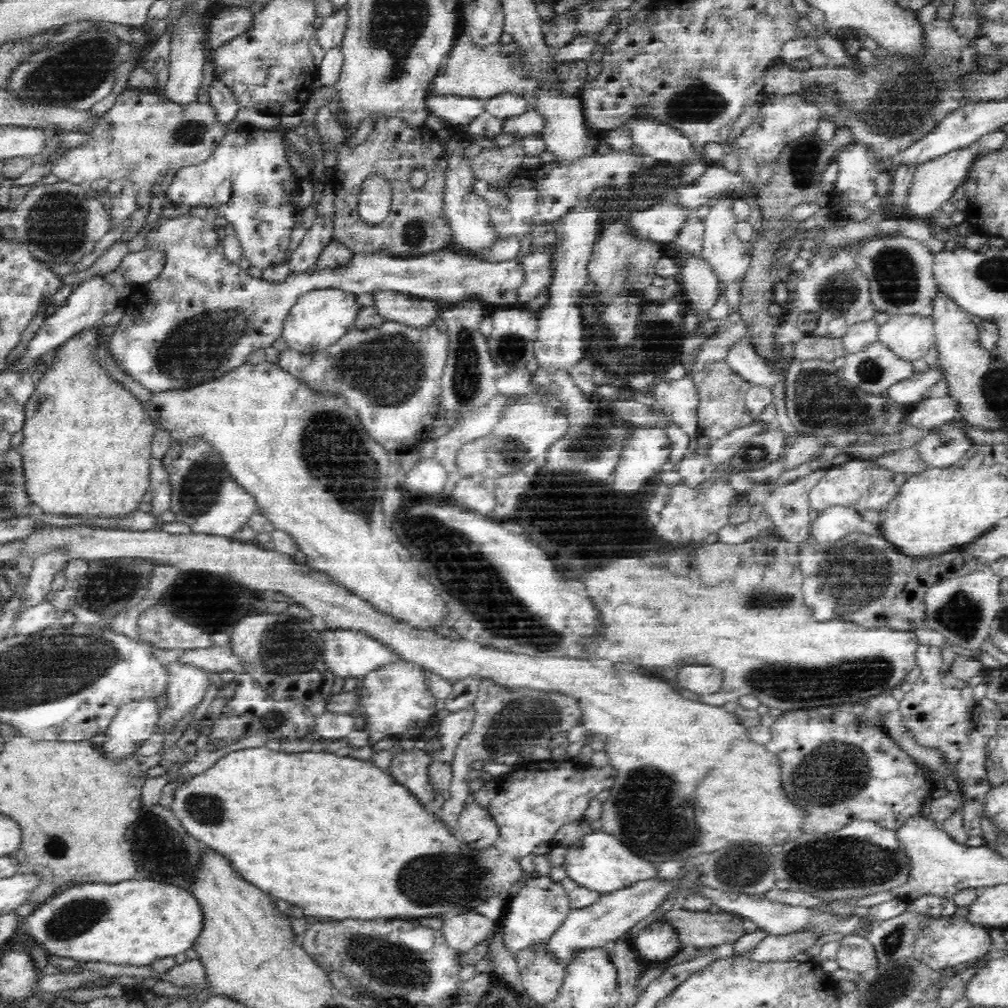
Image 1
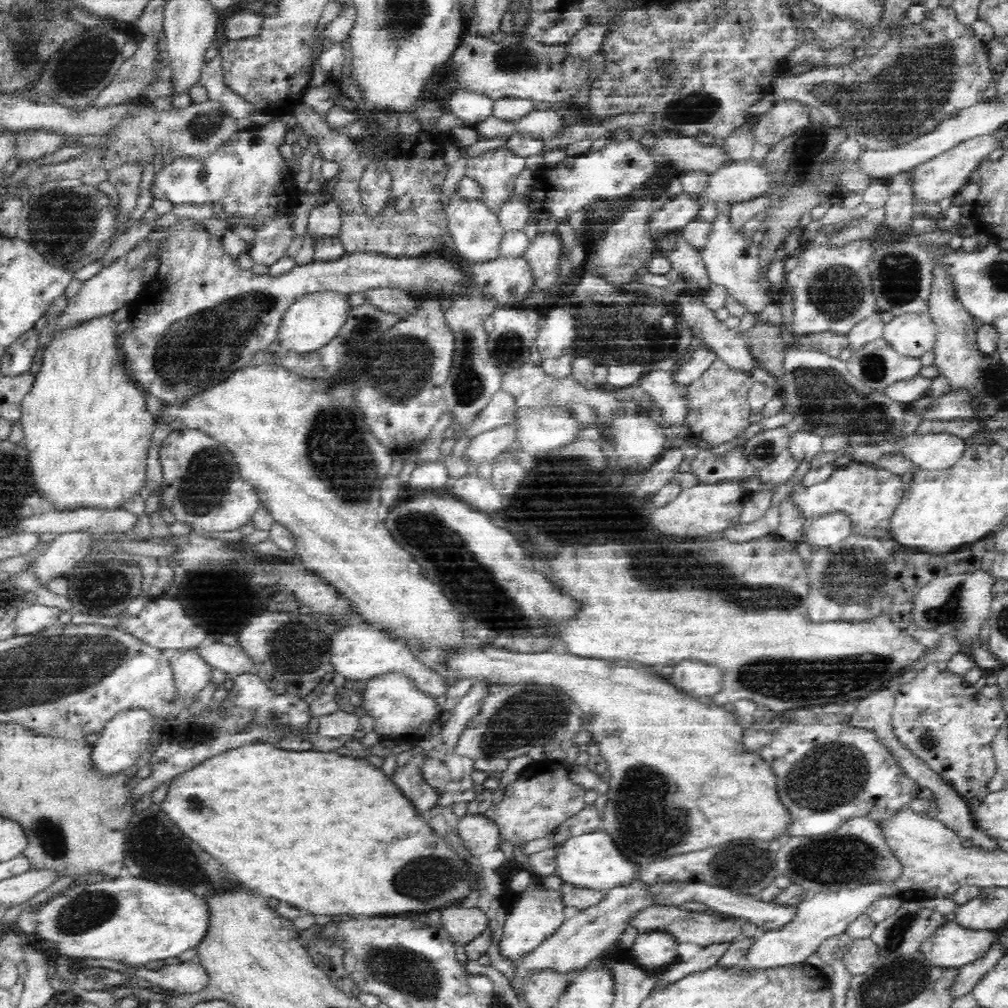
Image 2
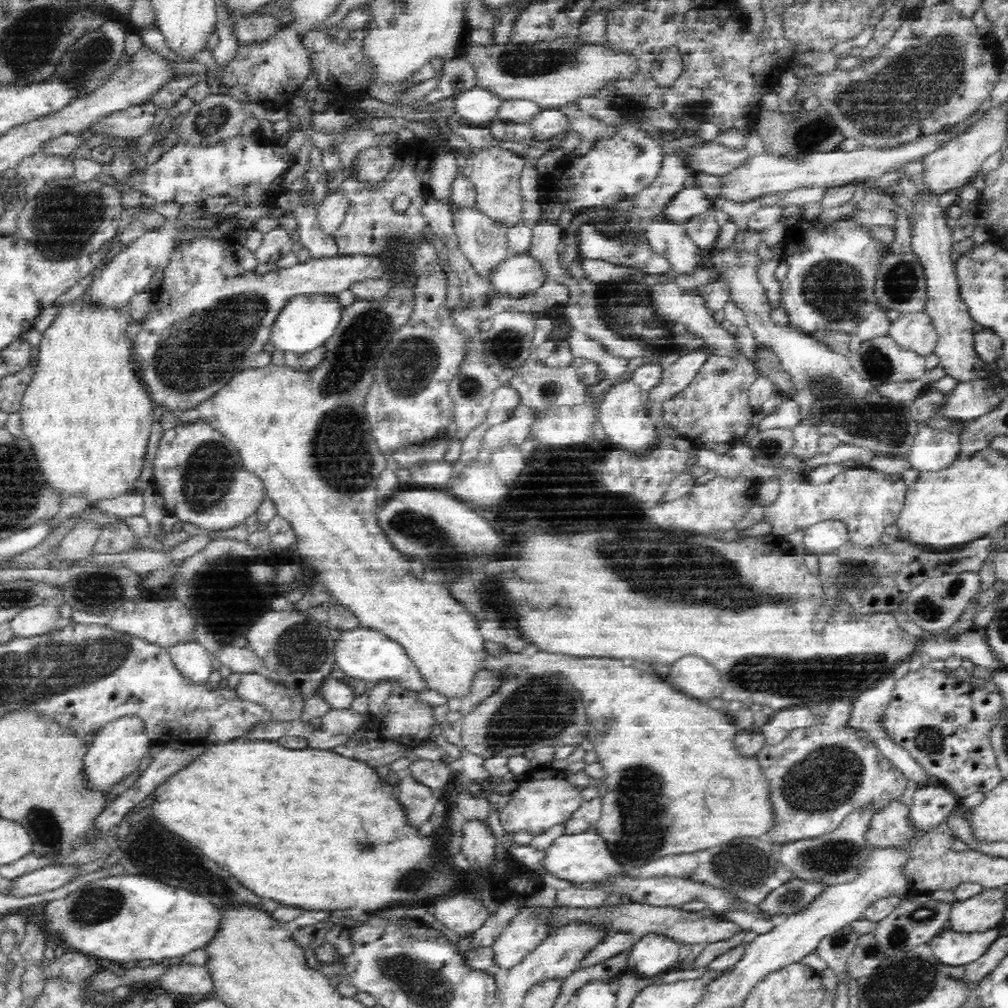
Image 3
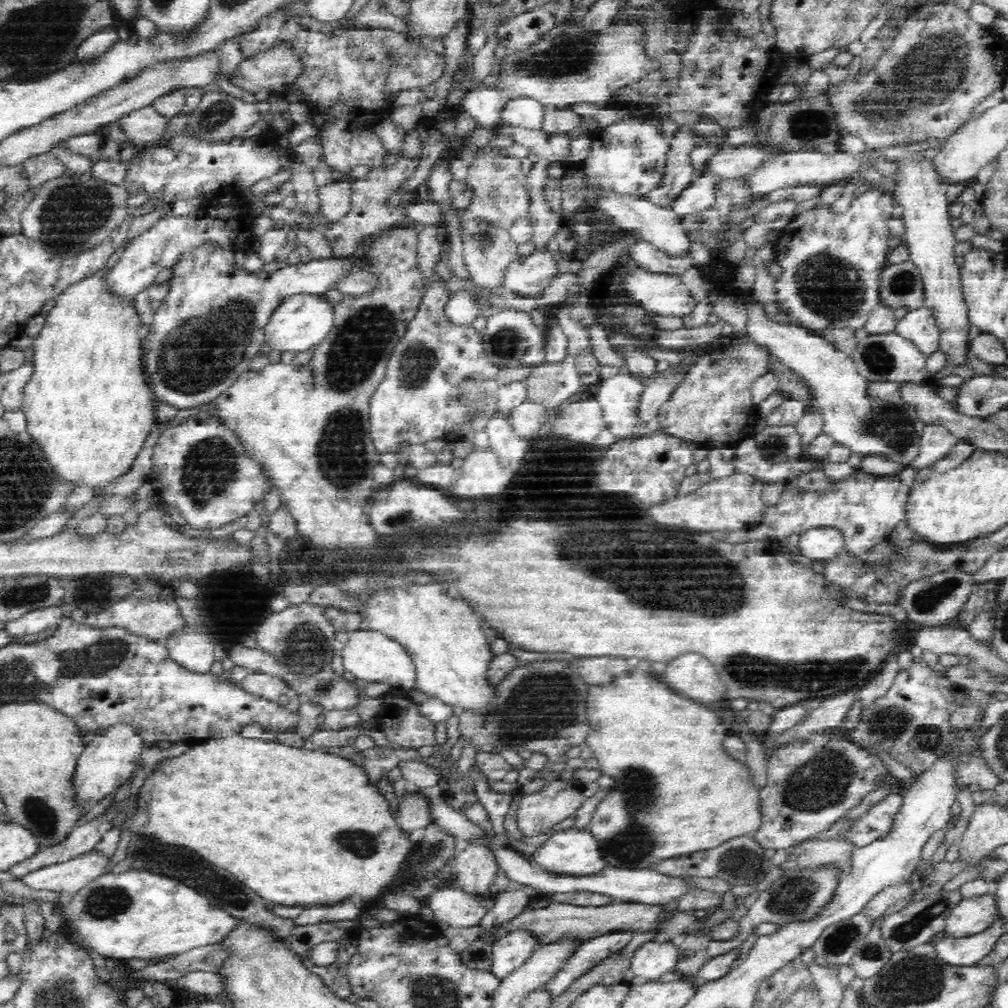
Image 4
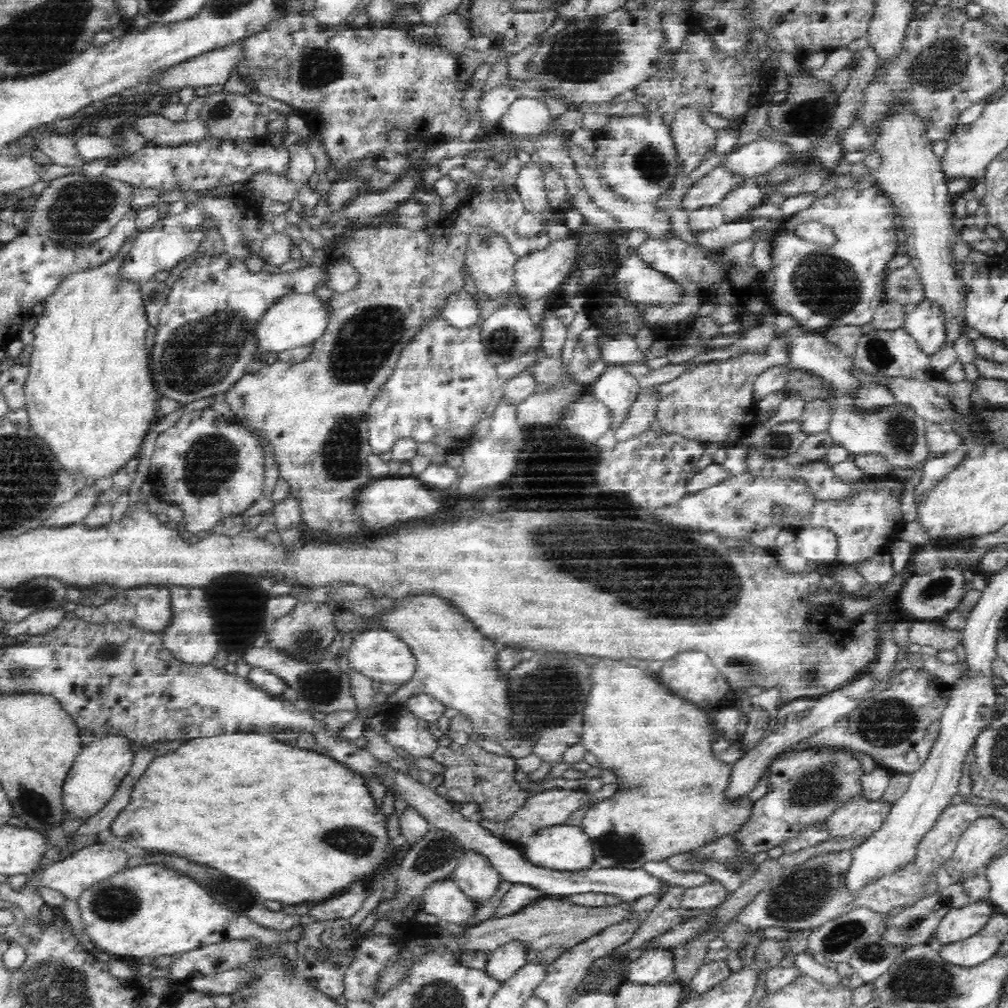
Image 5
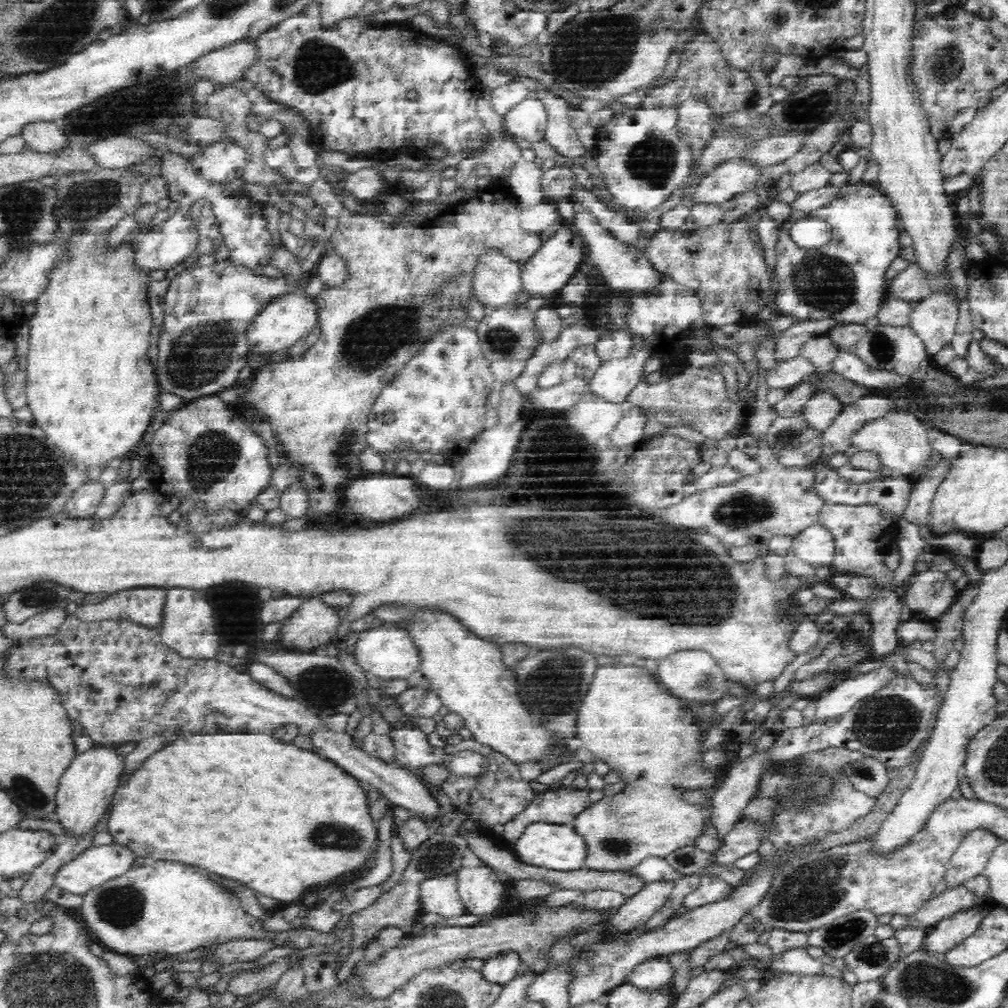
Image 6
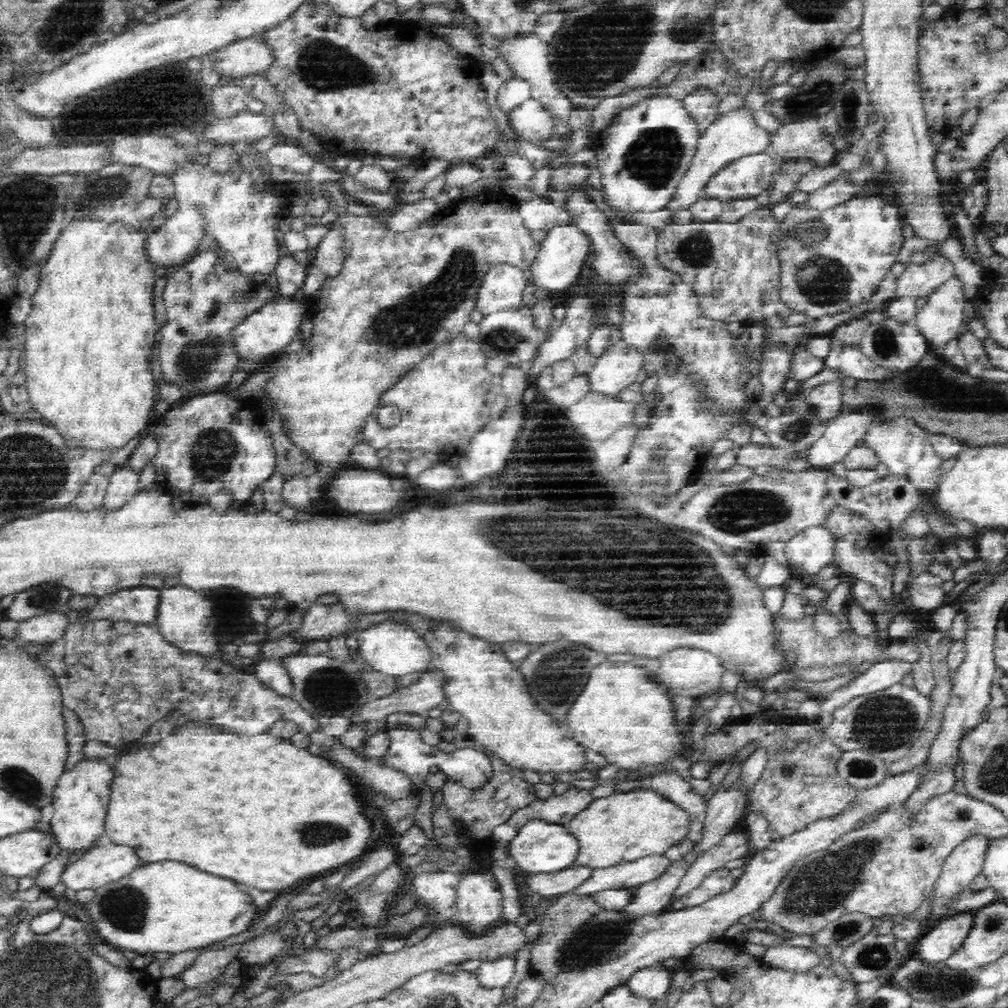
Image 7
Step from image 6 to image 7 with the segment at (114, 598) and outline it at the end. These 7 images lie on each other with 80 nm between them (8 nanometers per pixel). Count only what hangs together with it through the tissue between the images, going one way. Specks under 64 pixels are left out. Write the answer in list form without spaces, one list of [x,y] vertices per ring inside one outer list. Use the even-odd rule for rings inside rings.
[[[128,587],[98,597],[94,616],[113,622],[151,624],[157,612],[159,590],[154,587]]]

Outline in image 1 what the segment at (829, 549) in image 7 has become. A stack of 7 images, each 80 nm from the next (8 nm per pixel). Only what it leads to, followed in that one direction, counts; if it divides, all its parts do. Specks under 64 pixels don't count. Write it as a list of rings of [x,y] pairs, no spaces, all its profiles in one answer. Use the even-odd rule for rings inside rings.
[[[838,505],[821,511],[808,528],[810,540],[818,544],[832,544],[854,530],[884,536],[881,526],[869,521],[860,522],[858,513]]]

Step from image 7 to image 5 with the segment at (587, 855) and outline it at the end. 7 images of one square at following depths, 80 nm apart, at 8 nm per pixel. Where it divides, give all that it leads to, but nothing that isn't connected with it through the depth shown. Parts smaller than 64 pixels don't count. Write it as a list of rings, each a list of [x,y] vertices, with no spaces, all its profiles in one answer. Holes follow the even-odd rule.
[[[604,660],[600,664],[594,665],[592,670],[592,687],[590,699],[586,702],[586,707],[582,710],[582,740],[584,749],[592,753],[598,758],[599,762],[603,764],[606,769],[611,770],[617,776],[617,791],[609,798],[604,798],[599,802],[594,803],[580,818],[580,829],[590,838],[590,849],[592,849],[592,864],[590,867],[594,868],[627,868],[630,870],[638,869],[646,860],[662,860],[668,858],[674,852],[682,852],[682,850],[690,850],[696,848],[700,844],[704,844],[706,840],[710,840],[712,834],[722,834],[726,830],[734,831],[738,828],[738,824],[742,824],[746,820],[746,816],[751,813],[750,807],[752,804],[746,798],[741,802],[740,808],[724,807],[720,805],[720,796],[722,790],[728,782],[728,774],[730,774],[729,763],[723,763],[718,759],[712,757],[710,752],[711,743],[713,741],[714,728],[709,723],[706,715],[707,708],[694,708],[692,704],[684,702],[682,697],[676,696],[671,691],[668,692],[666,688],[662,688],[660,682],[654,680],[654,676],[650,672],[644,672],[636,666],[626,666],[620,664],[618,660]]]

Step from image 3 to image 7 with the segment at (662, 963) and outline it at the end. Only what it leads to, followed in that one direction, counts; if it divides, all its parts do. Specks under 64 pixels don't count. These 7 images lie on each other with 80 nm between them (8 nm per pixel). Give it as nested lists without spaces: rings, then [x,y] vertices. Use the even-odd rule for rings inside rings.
[[[654,964],[633,972],[624,985],[636,999],[654,1002],[668,993],[672,975],[670,969]]]

